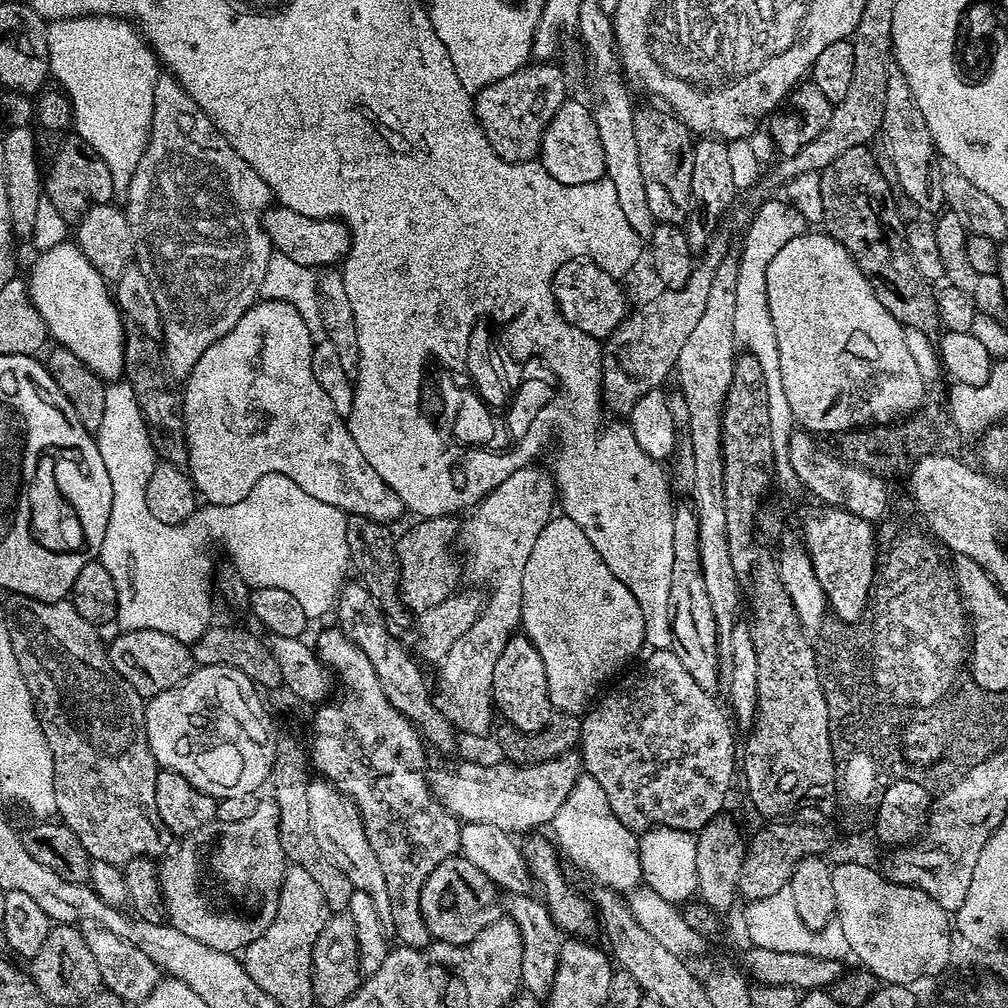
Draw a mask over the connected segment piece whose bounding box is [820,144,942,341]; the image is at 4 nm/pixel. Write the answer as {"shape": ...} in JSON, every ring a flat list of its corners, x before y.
{"shape":[[862,144,854,146,846,150,846,154,838,154,838,158,834,158,834,162,830,162,830,166,826,166,820,173,823,227,827,235,834,237,852,255,858,270,862,270,862,274,870,282,878,302,882,302,882,306,886,306,886,310,894,314,897,322,905,328,922,330,928,340,935,341,942,332,937,289,926,278,922,278,922,274,918,274,918,266,914,266,914,258,908,249,905,221,898,214,890,186,886,178,882,178,882,170,878,170,876,152,870,149,871,147]]}

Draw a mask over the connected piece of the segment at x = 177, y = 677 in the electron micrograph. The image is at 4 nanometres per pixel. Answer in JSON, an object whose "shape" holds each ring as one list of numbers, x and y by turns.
{"shape":[[162,630,121,631,107,645,108,660,112,668,141,698,151,698,164,693,185,680,195,671,196,663,191,647]]}

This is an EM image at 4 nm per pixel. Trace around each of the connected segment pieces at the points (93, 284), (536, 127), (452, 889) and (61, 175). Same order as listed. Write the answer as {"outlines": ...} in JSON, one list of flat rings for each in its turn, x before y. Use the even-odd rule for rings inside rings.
{"outlines":[[[69,242,69,244,56,244,53,248,48,248,36,261,32,264,32,273,26,276,26,283,28,286,28,297,34,302,34,306,38,310,38,314,42,314,42,322,48,328,49,337,59,347,70,350,70,354,78,354,78,358,85,366,93,372,94,375,100,377,105,382,115,382,124,374,124,338,126,335,126,321,119,308,116,307,116,301,113,293,110,291,109,281,105,280,102,274,98,274,98,270,94,270,94,266,90,264,86,258,86,254,82,254,82,250,75,243]],[[532,62,510,78,502,78,475,93,474,111,490,146,506,162,527,164,540,154,540,143,550,118,566,99,564,80,552,62]],[[457,854,434,866,430,878,426,878,422,886,420,905,422,918,433,941,441,944,465,944,478,938,486,926,501,919,502,892,494,882,490,882,490,878,486,878,486,874,482,874,482,870,478,870,478,866,471,864,465,856]],[[69,135,68,141,61,143,56,149,56,155,51,157,46,175,42,180,42,192,52,203,52,208,64,220,79,221,81,216,99,204,109,203,113,199,112,183,110,182,110,170,106,170,106,162,98,158,98,154,85,140,79,136]]]}

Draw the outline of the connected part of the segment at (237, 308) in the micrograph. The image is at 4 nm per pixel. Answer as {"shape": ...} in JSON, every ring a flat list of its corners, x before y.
{"shape":[[162,74,156,79,154,86,154,114,148,135,148,145,142,154,142,162,138,162,138,170,134,170,134,178,130,178,126,199,128,199,128,204,123,205,124,216,130,222,130,234,136,239,134,260,140,265,142,274,146,274,146,282,150,282,150,290,154,294,154,302,158,306,162,318,164,367,167,375,173,381,176,379,177,382,183,382,194,370,198,358,202,358,202,354,206,354,206,350,210,350,210,346,214,346,214,342,218,342,218,338,230,334,230,330,234,330,238,318,242,318,242,314,246,314,246,310,257,303,262,277,266,274,266,266,270,263,274,251,264,229,262,217,273,203,274,197,270,186,266,186,263,178,240,157,238,150,234,150,234,146,230,146,230,142,226,142,223,134,213,126,210,118,198,106,198,102,194,102,194,98,190,98,190,94,186,94,186,90,176,81,175,76]]}

